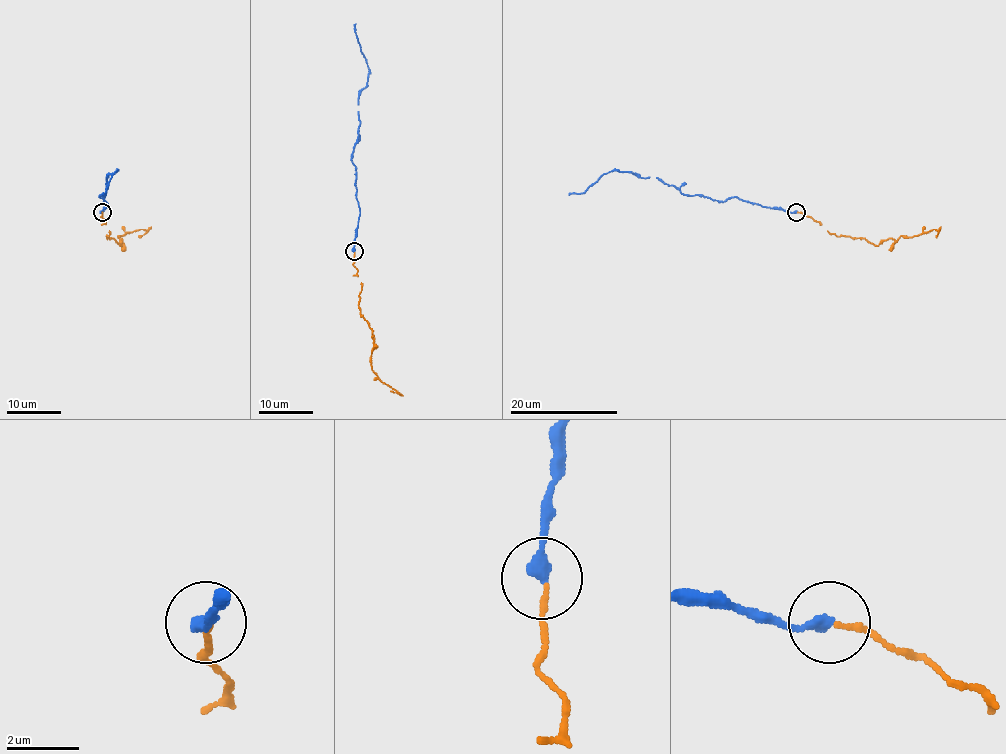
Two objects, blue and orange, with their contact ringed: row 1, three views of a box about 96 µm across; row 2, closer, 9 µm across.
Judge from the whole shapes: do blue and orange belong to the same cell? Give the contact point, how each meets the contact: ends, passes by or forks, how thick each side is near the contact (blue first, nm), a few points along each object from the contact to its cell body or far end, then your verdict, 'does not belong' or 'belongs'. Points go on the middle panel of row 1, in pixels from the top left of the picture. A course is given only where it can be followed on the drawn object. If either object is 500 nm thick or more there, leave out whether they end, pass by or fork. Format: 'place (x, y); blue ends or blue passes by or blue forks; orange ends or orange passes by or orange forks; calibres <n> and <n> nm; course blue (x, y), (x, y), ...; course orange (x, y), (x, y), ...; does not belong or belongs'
place (354, 251); blue ends; orange ends; calibres 360 and 140 nm; course blue (354, 252), (359, 215), (351, 155), (359, 128), (358, 95), (366, 86), (369, 72), (354, 24); course orange (354, 252), (354, 266), (362, 285), (358, 307), (371, 330), (371, 369), (397, 393), (390, 390); belongs

